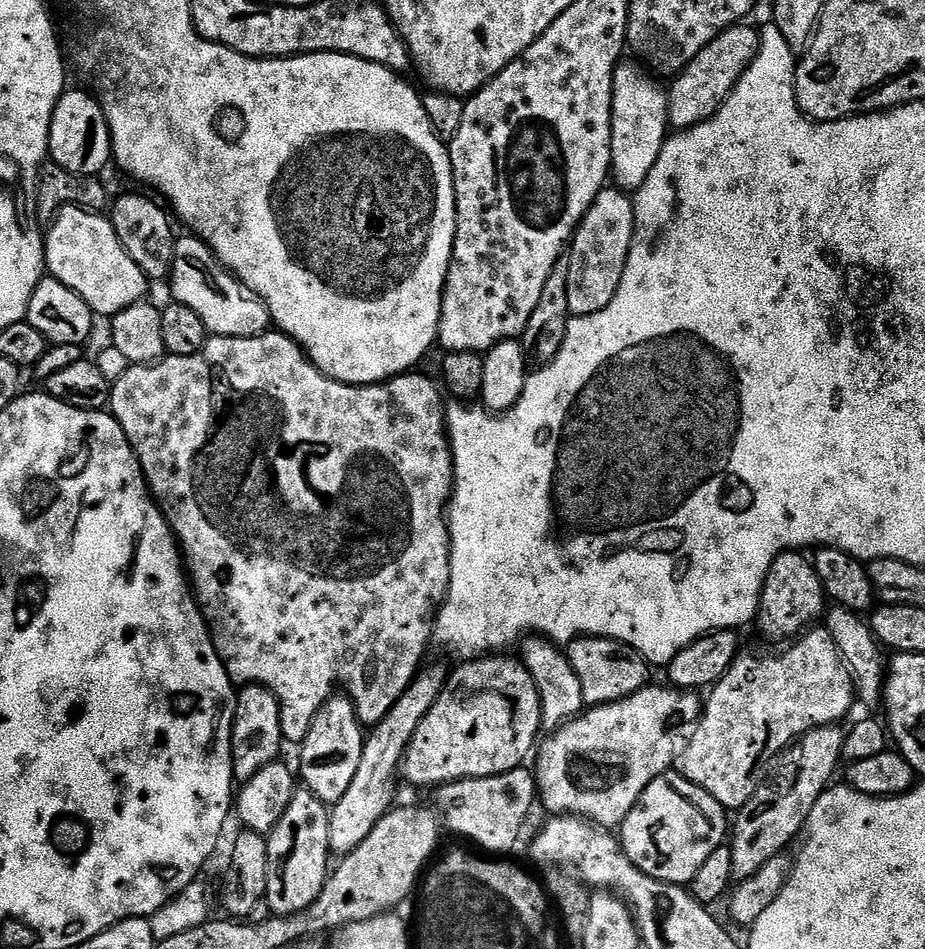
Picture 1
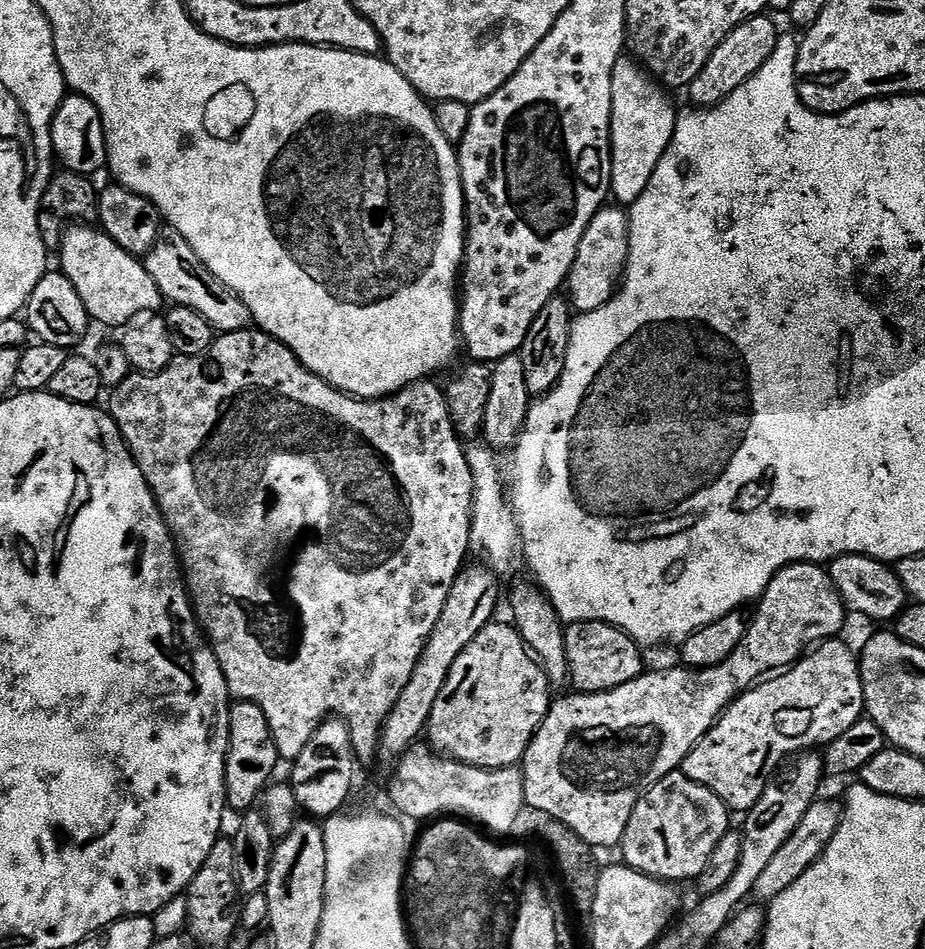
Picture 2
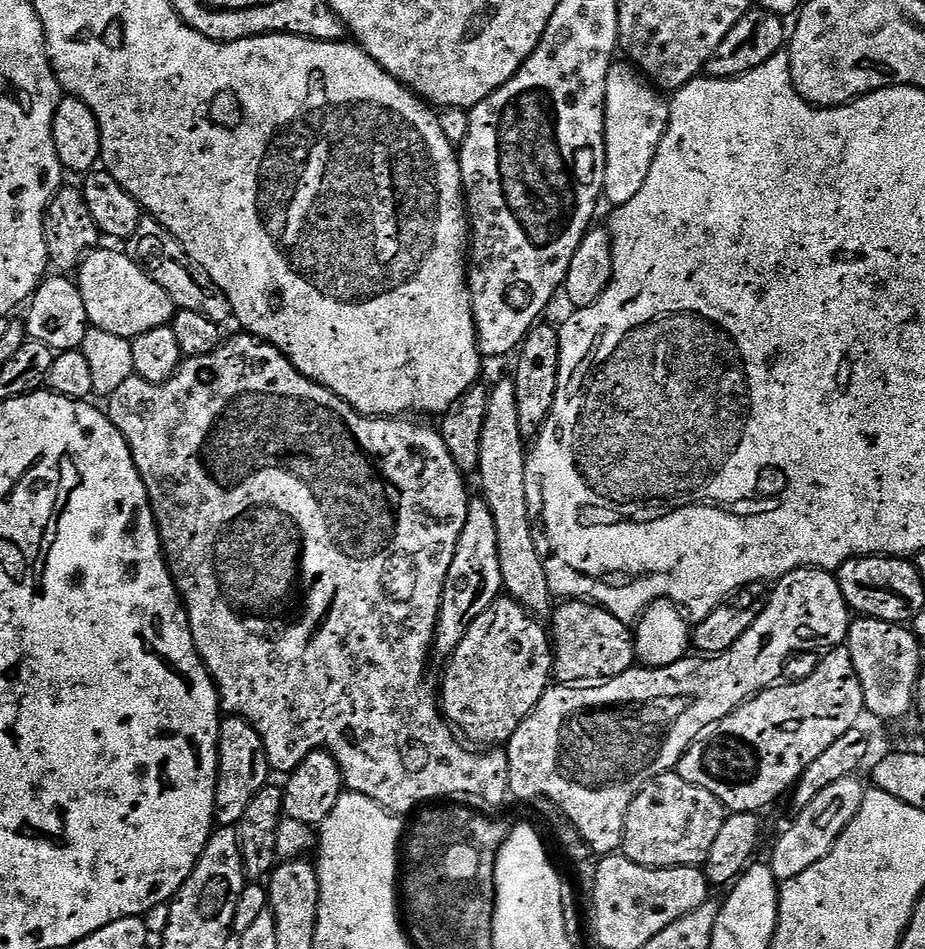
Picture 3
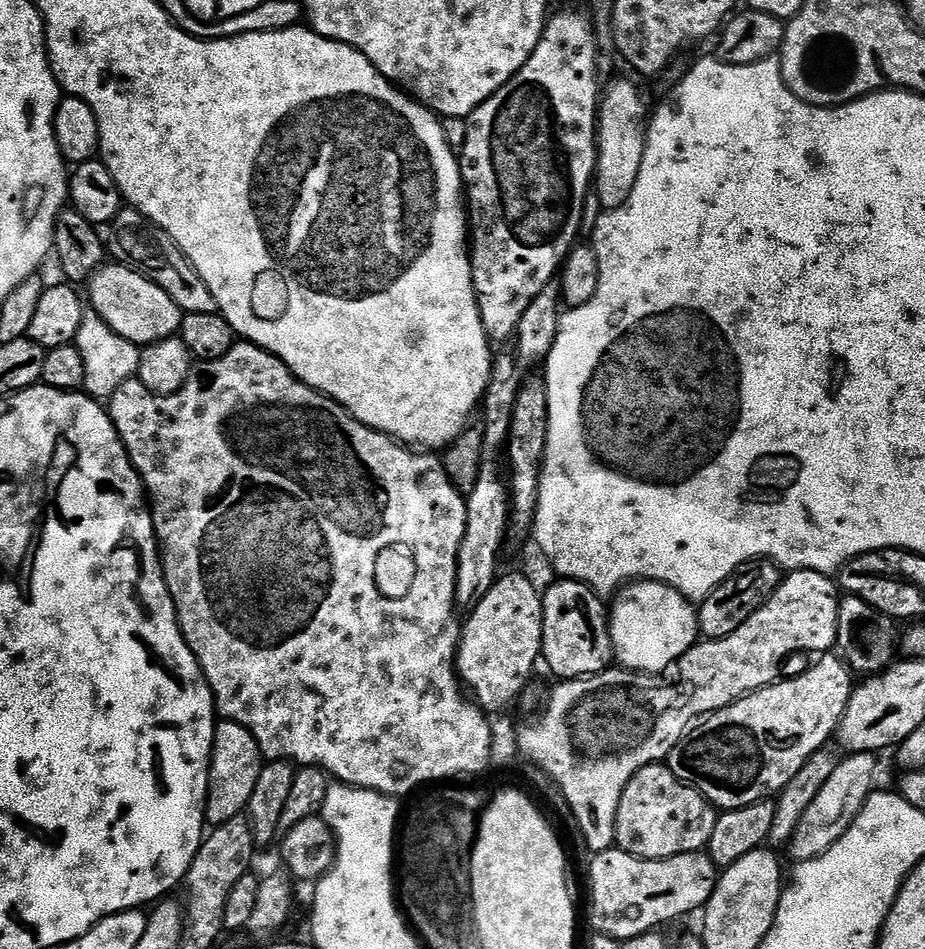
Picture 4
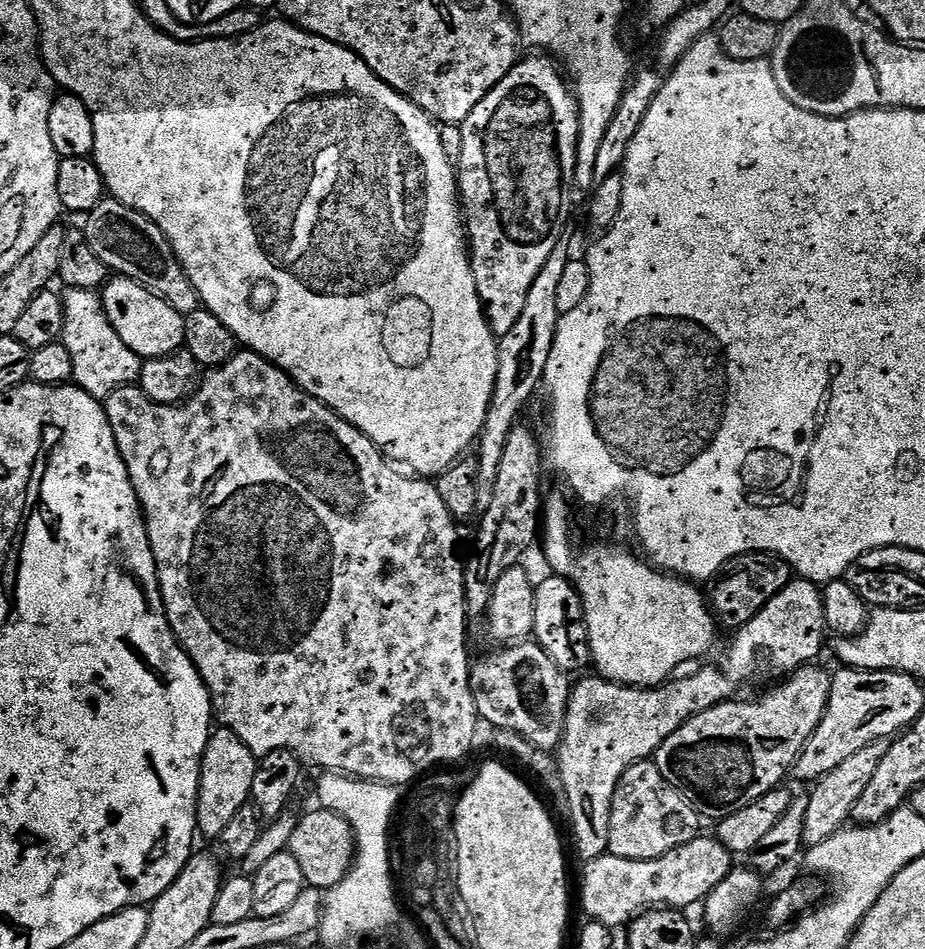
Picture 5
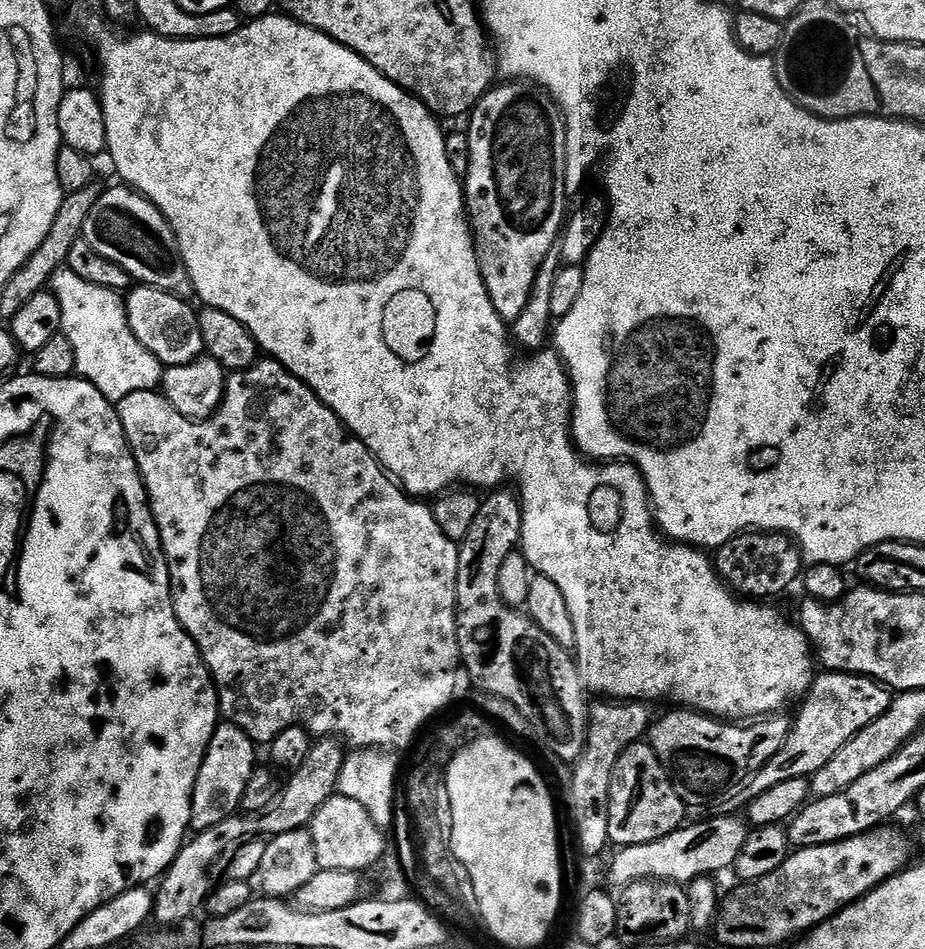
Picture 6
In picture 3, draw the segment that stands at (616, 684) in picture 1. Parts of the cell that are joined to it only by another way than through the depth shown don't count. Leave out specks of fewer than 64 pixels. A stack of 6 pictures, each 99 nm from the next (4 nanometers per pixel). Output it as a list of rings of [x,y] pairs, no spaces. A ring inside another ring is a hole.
[[[568,598],[551,613],[550,640],[554,645],[554,680],[560,686],[584,686],[589,682],[613,680],[633,667],[637,659],[633,633],[625,621],[614,618],[606,609],[587,600]]]

